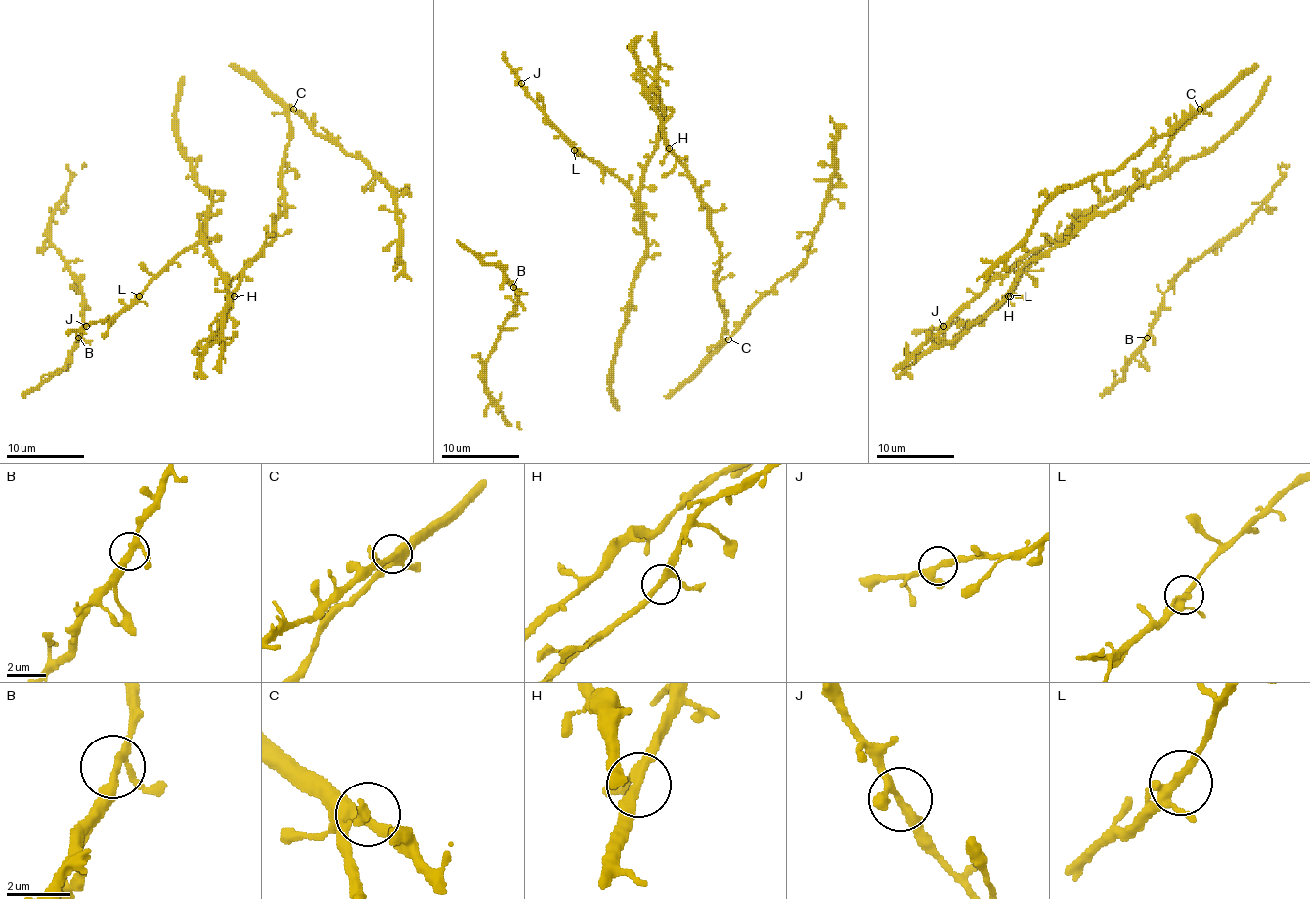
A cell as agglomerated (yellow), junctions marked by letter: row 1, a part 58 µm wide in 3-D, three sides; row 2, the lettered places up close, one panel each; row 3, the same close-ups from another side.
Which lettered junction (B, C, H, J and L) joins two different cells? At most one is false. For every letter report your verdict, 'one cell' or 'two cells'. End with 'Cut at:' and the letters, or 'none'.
B: one cell
C: one cell
H: one cell
J: one cell
L: one cell
Cut at: none

